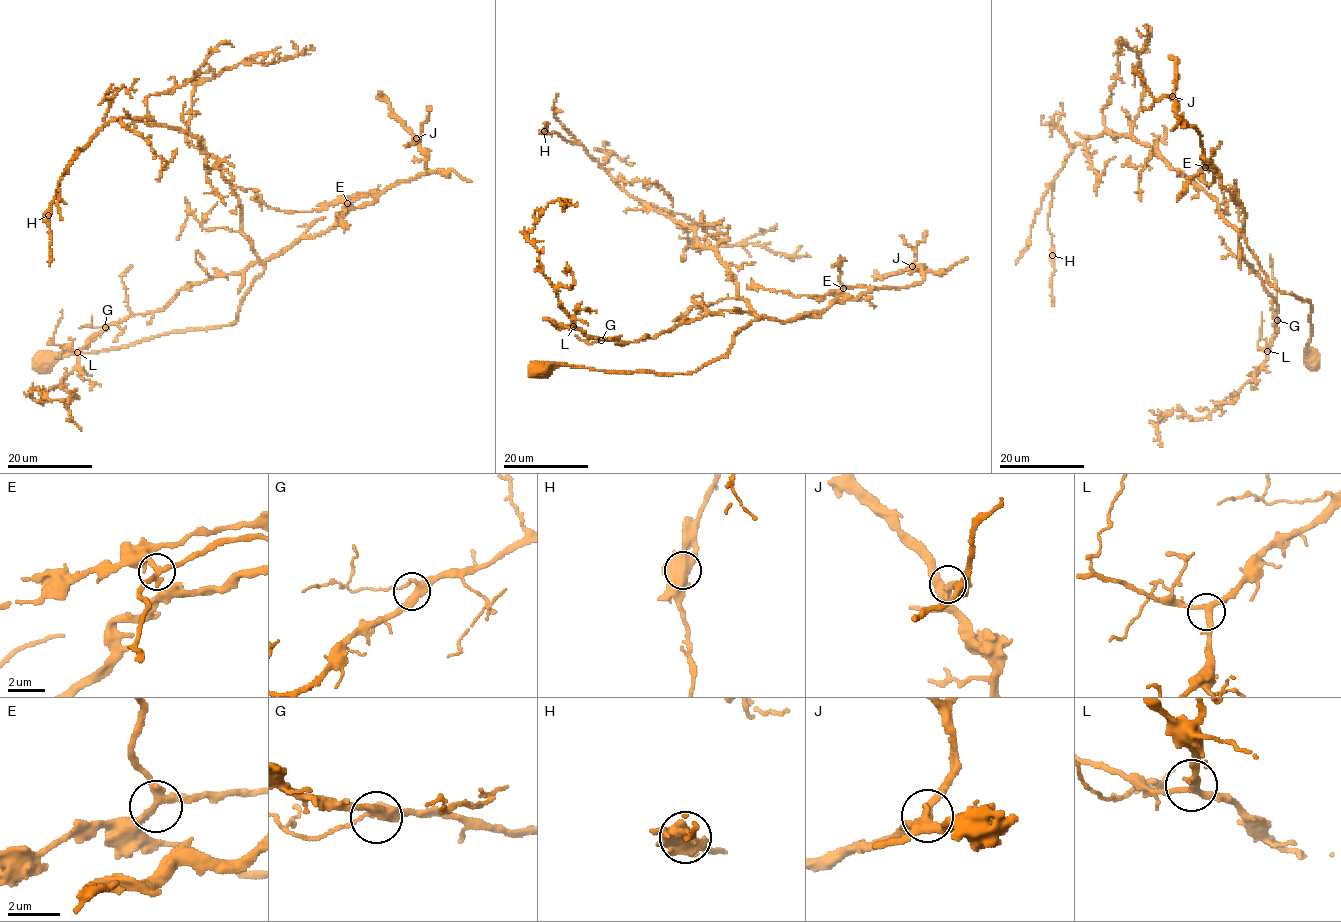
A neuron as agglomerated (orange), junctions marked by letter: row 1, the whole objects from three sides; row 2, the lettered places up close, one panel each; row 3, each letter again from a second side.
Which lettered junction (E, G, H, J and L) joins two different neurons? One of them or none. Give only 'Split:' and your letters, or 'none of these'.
Split: none of these

